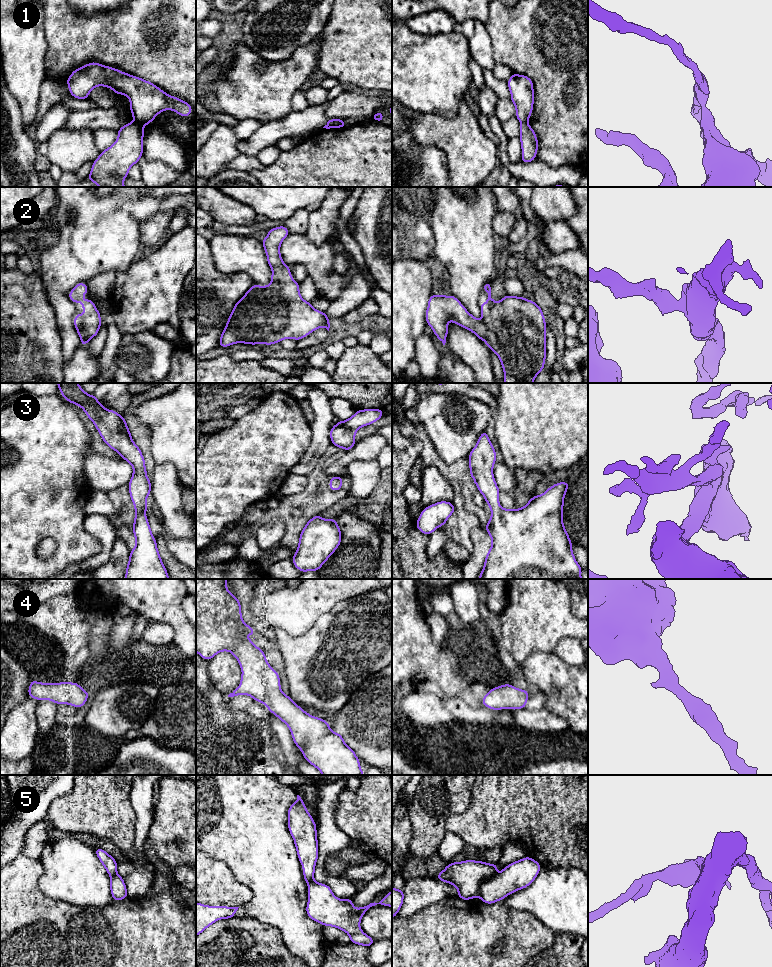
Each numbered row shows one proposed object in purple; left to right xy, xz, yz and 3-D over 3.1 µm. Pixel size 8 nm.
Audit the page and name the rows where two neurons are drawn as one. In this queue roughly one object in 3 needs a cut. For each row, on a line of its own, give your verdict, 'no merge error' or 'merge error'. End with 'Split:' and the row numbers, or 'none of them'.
1: merge error
2: no merge error
3: no merge error
4: no merge error
5: merge error
Split: 1, 5

